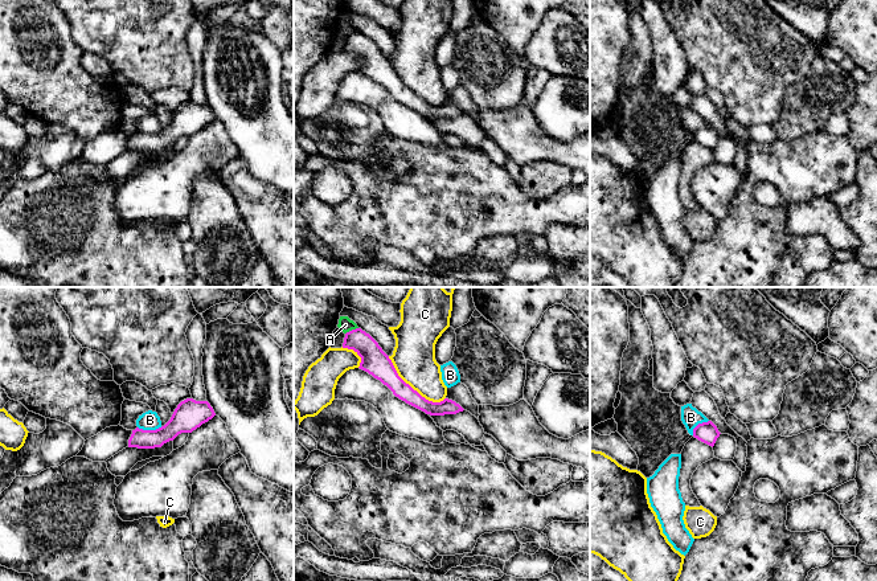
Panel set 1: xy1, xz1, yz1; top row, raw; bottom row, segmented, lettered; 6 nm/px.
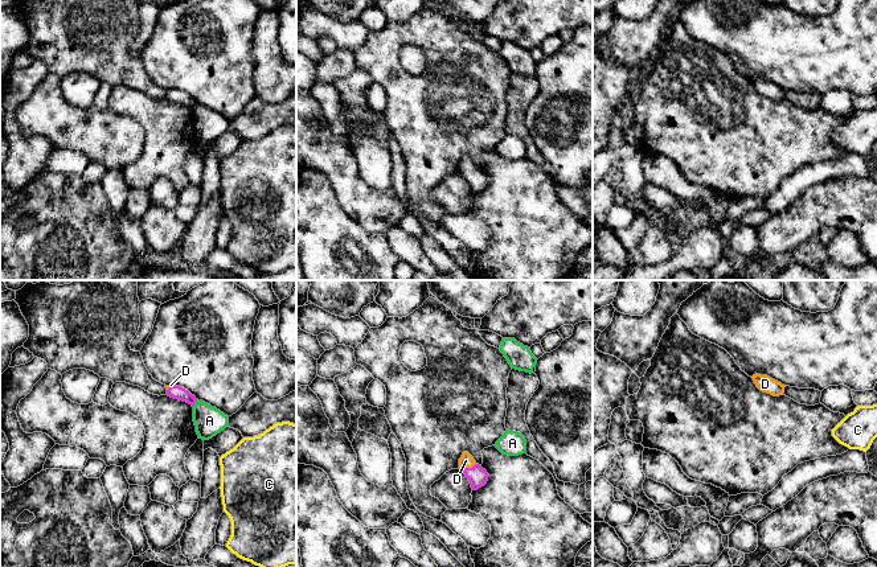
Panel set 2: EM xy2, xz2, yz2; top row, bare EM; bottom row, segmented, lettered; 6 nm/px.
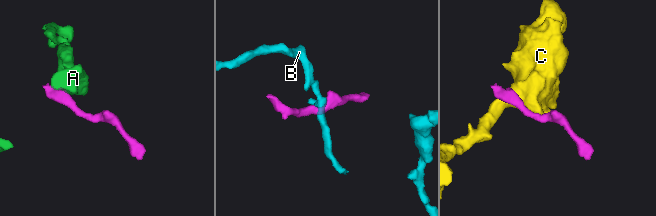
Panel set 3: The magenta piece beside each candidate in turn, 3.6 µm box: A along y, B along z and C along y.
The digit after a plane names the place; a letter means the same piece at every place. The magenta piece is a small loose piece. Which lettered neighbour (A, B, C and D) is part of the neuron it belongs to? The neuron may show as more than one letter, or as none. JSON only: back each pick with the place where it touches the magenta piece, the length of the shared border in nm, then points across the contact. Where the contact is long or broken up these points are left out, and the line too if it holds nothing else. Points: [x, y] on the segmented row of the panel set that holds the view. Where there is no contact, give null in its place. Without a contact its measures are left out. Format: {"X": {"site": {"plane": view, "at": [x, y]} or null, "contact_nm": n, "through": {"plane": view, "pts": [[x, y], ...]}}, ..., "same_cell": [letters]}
{"D": {"site": {"plane": "xz2", "at": [468, 468]}, "contact_nm": 100, "through": {"plane": "xz2", "pts": [[478, 477], [468, 468], [466, 460]]}}, "same_cell": ["D"]}

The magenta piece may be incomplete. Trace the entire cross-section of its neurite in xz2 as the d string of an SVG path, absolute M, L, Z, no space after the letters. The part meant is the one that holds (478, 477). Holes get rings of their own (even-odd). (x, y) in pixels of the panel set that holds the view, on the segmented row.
M463 452L459 459L459 469L466 474L474 490L484 486L488 481L487 471L483 469L468 452Z

